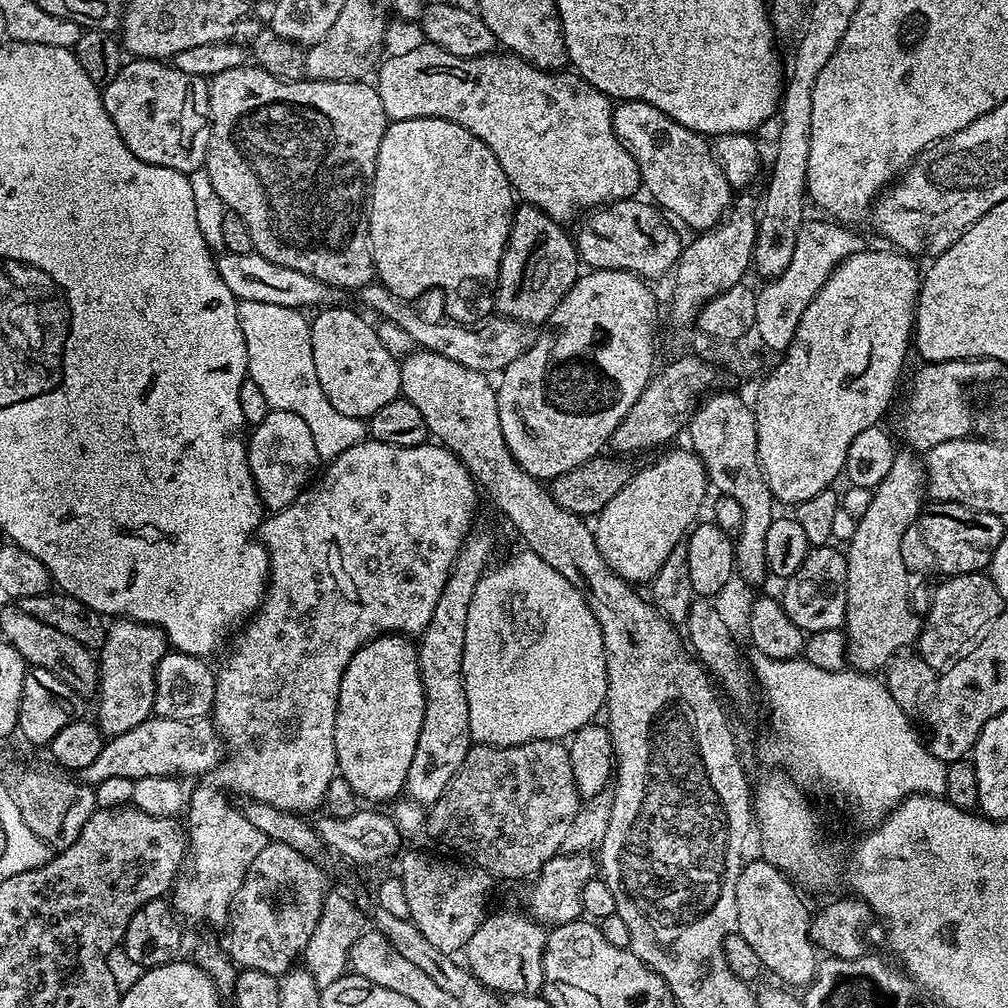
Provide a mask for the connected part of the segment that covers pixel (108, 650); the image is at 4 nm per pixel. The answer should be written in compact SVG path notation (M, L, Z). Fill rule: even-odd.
M116 618L107 625L104 647L98 652L100 701L96 704L95 716L105 737L126 734L126 730L134 730L134 726L153 715L156 667L169 648L164 631L152 624Z

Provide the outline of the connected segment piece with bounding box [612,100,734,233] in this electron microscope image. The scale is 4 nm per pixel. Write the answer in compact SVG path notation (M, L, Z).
M641 100L617 103L612 109L612 121L618 138L638 162L643 191L648 191L647 195L665 213L673 212L697 233L715 228L728 215L734 203L732 183L716 161L713 145L699 132L674 122L662 110Z

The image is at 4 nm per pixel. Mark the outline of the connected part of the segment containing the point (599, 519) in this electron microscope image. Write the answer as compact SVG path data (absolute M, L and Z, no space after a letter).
M691 450L668 452L657 464L649 468L633 471L630 482L606 502L606 506L594 517L596 545L604 561L615 570L623 580L633 586L647 585L662 570L666 558L685 539L686 533L697 523L696 515L704 504L704 491L709 491L708 475L699 456Z

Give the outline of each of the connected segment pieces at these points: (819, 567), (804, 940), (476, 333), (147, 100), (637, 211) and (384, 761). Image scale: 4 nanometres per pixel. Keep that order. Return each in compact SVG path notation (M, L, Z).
M833 546L809 551L798 571L783 581L782 603L786 614L805 634L818 630L843 629L848 615L848 557Z
M755 859L752 862L747 861L741 867L739 874L738 886L736 887L736 905L738 906L736 931L740 932L742 938L746 938L746 942L750 942L750 947L758 953L760 967L765 973L773 972L781 980L777 980L781 985L791 986L793 989L800 987L803 989L815 980L818 967L818 949L808 933L810 911L808 912L807 906L800 901L800 896L796 893L797 887L793 881L789 880L768 860Z
M376 280L360 288L356 296L359 296L364 305L380 313L378 315L383 319L401 326L406 334L414 338L417 347L428 352L440 353L468 369L485 374L501 373L508 368L510 362L516 361L529 348L534 339L533 333L530 334L527 329L529 327L523 321L499 314L487 317L482 323L476 325L459 324L449 320L432 322L414 312L415 307L409 301L399 299L384 284Z
M132 58L120 69L112 82L102 88L104 105L118 126L122 142L142 162L166 166L185 174L201 171L208 153L212 121L208 114L209 81L202 76L191 76L178 70L171 63L151 58Z
M640 199L615 200L613 204L595 209L589 215L592 217L581 226L580 233L575 233L579 259L589 269L627 270L655 282L659 276L667 272L669 275L679 264L682 251L679 234L663 220L665 217L655 203Z
M389 634L363 644L354 658L350 658L350 666L346 666L346 674L342 678L334 722L336 766L339 775L350 784L361 801L395 801L404 792L406 774L410 770L410 762L414 762L414 750L418 746L424 717L424 687L417 645L408 644L408 640L409 637L404 634Z

